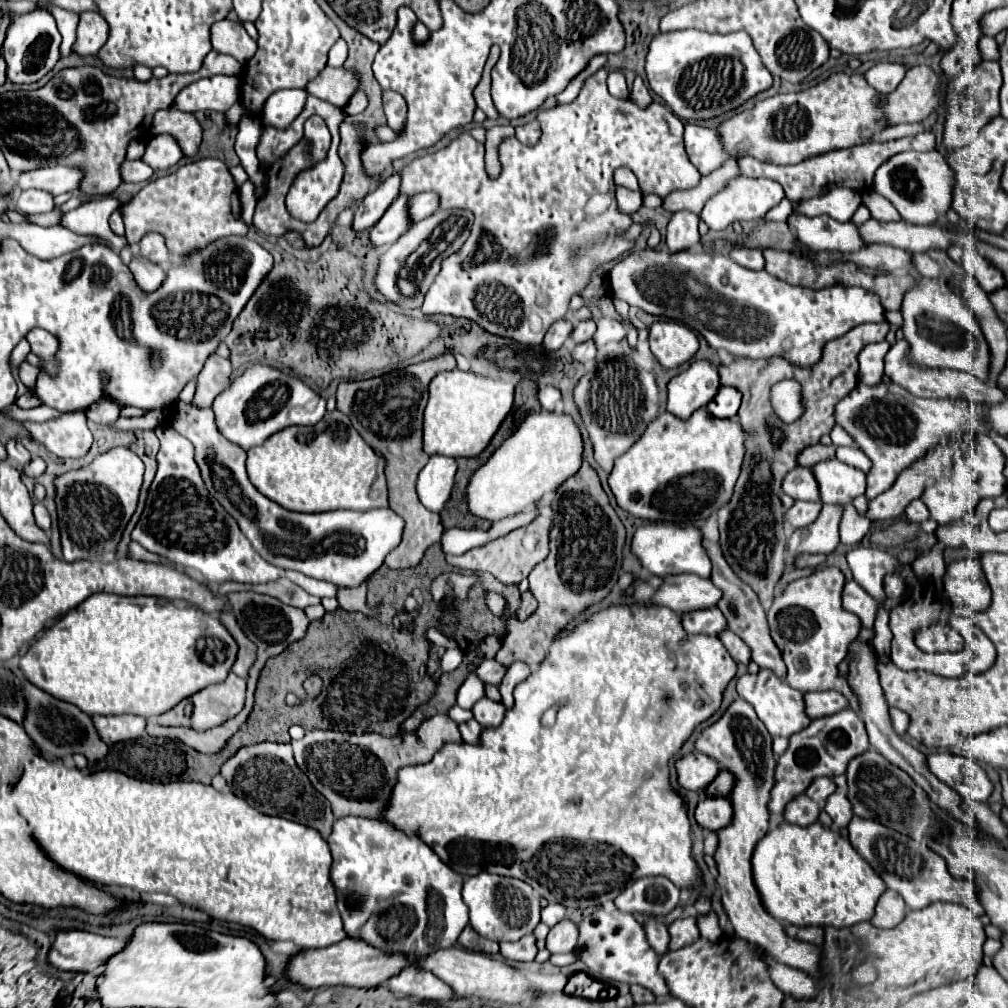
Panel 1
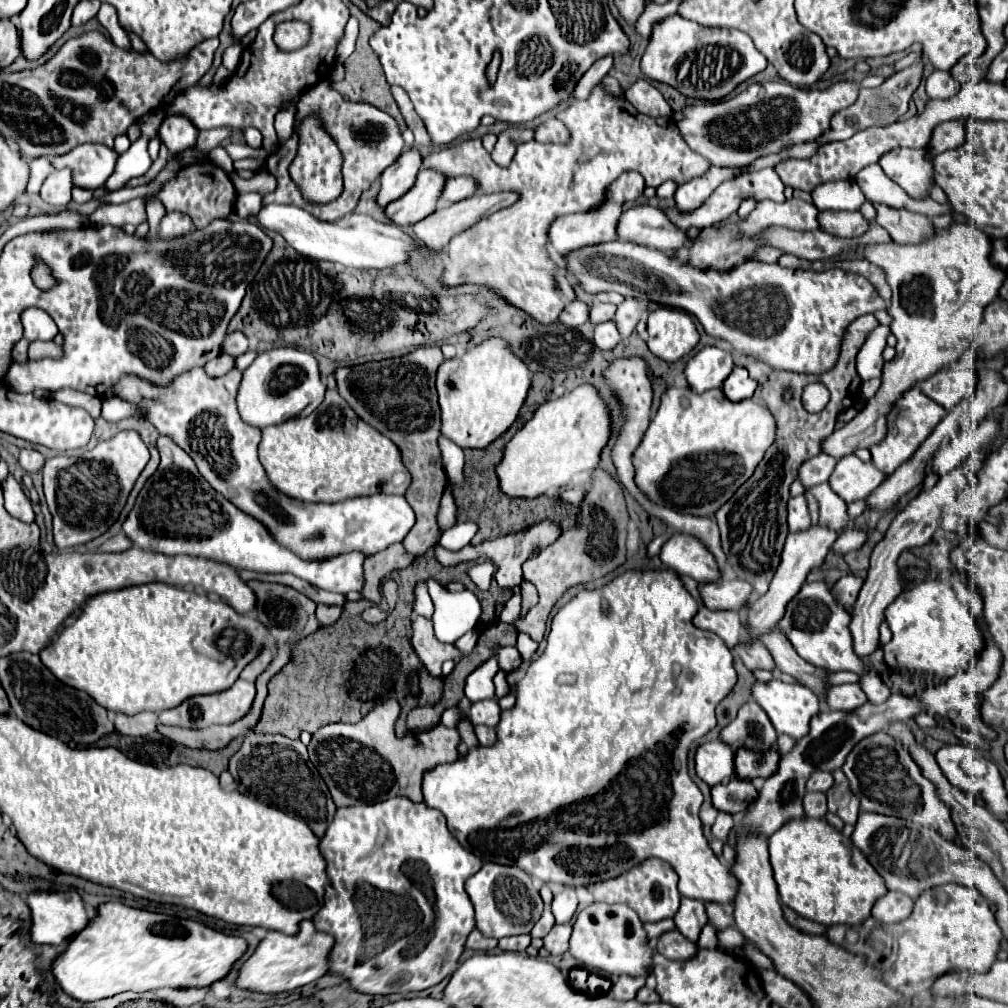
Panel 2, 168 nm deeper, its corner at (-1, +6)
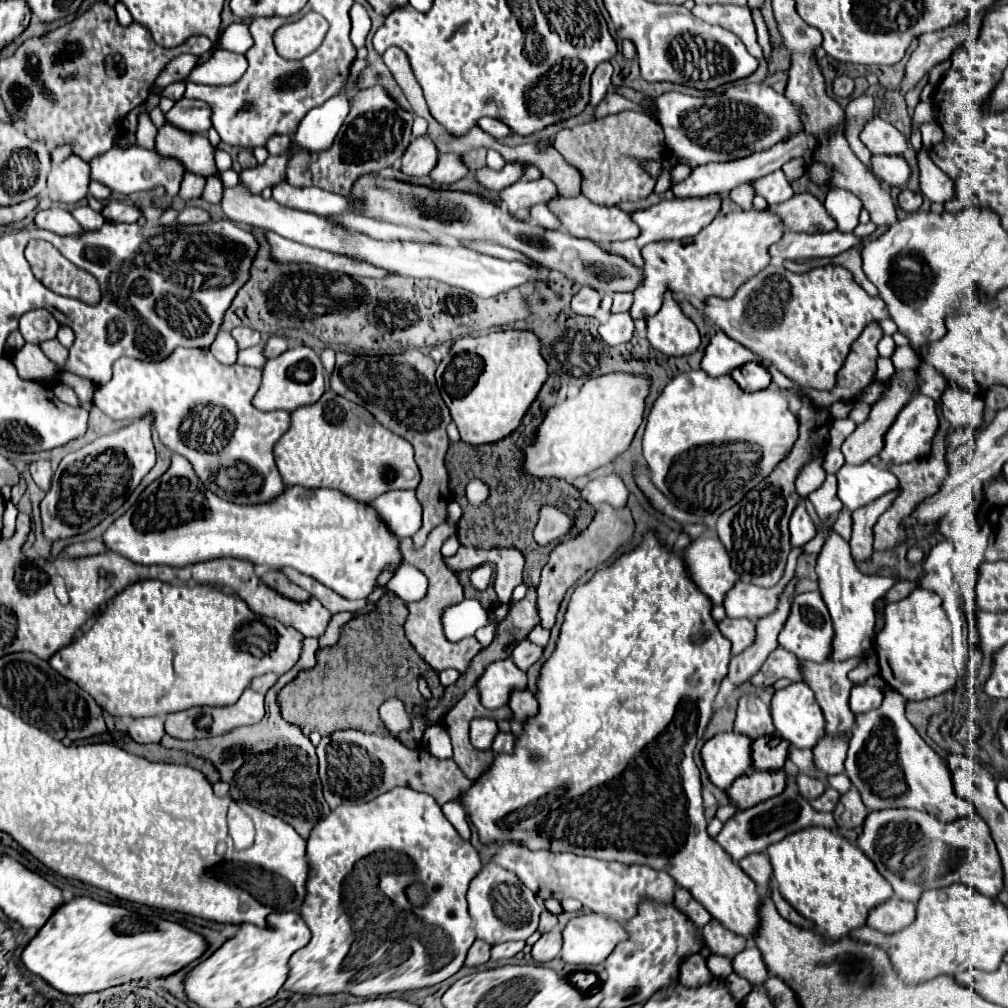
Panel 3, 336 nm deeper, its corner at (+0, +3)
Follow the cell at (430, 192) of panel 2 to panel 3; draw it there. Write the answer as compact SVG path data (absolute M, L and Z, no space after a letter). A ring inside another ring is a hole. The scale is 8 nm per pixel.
M446 153L446 155L438 155L438 163L432 169L430 179L436 185L452 185L466 175L468 175L468 167L460 161L460 157L454 153Z

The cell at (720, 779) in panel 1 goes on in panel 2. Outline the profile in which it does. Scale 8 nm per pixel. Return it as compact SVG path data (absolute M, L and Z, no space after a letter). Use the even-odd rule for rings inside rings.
M737 750L737 756L735 756L735 774L739 778L749 778L749 780L755 780L755 778L769 778L775 768L779 764L779 752L775 750L775 760L773 758L767 758L765 754L757 754L757 752L751 752L751 750Z

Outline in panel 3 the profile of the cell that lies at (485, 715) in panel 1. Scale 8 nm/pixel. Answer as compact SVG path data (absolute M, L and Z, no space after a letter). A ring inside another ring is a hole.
M476 717L470 723L470 741L478 749L490 749L490 743L496 733L498 733L498 723L490 717Z

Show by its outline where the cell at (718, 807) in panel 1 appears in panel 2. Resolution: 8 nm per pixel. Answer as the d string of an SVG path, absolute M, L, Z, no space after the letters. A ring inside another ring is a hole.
M733 776L731 780L713 786L711 796L713 796L713 806L717 810L739 816L751 806L751 802L759 796L759 792L751 780L741 780Z

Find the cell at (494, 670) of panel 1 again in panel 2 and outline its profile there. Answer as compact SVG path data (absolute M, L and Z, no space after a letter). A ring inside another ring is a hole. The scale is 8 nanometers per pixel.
M505 646L499 650L497 654L497 660L499 660L499 666L501 670L505 672L511 672L511 670L517 670L521 666L521 654L515 646Z

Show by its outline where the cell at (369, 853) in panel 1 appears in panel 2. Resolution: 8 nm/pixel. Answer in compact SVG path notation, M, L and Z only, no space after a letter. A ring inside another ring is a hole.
M405 796L371 806L337 808L335 820L319 840L319 852L325 856L331 884L325 888L323 908L313 916L313 924L319 932L335 938L327 954L331 976L345 978L353 990L363 994L393 994L431 988L453 972L465 940L475 928L465 880L483 862L455 842L439 810L429 808L425 802L415 804Z

